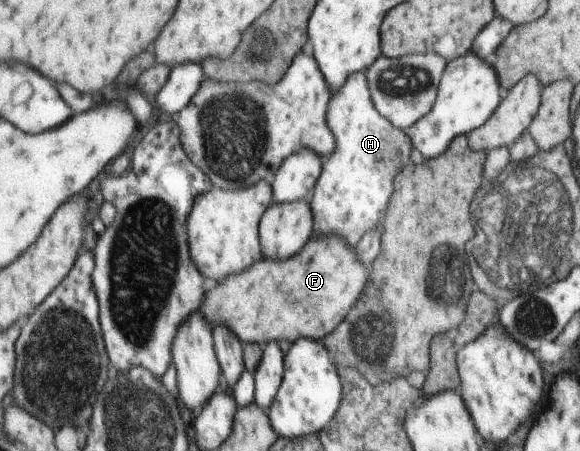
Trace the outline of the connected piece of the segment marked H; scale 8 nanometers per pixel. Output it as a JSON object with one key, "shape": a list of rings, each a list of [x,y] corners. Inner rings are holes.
{"shape":[[[365,72],[354,73],[341,88],[333,91],[327,122],[336,139],[333,155],[322,161],[321,171],[311,195],[314,231],[310,237],[333,233],[347,245],[357,242],[375,227],[393,193],[393,177],[409,163],[409,135],[383,119],[371,101]]]}

